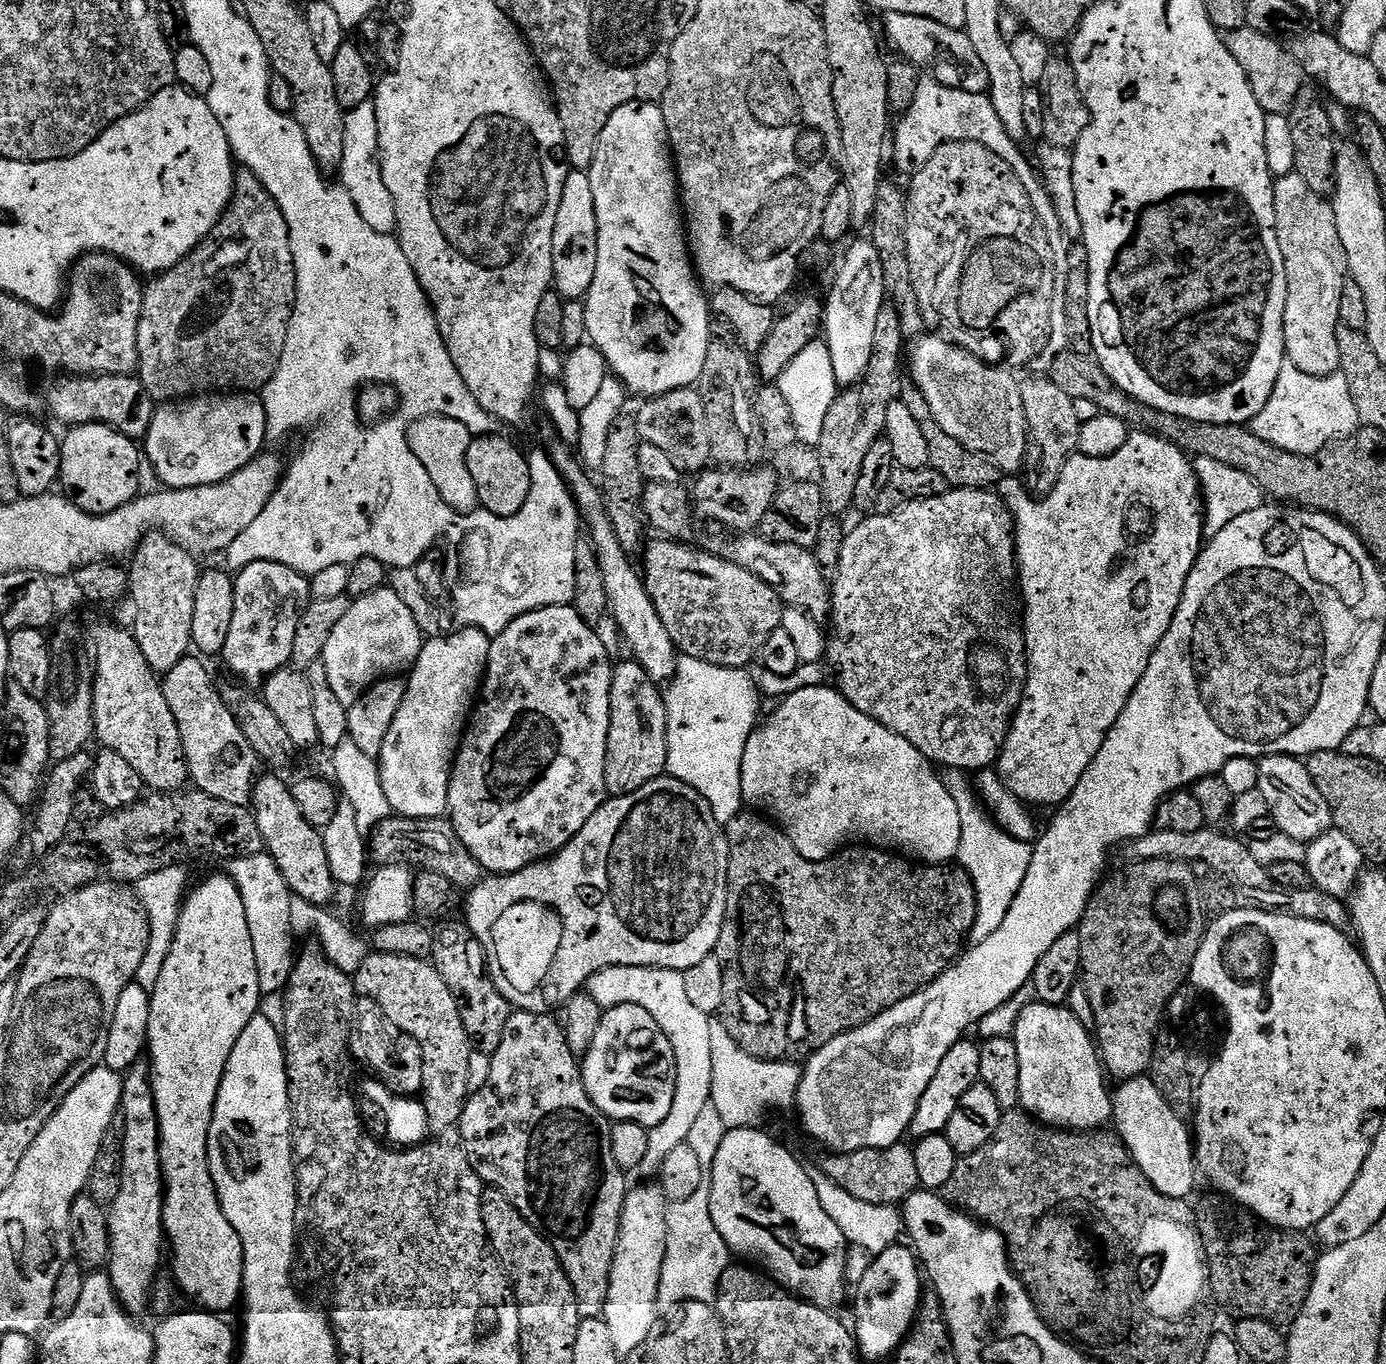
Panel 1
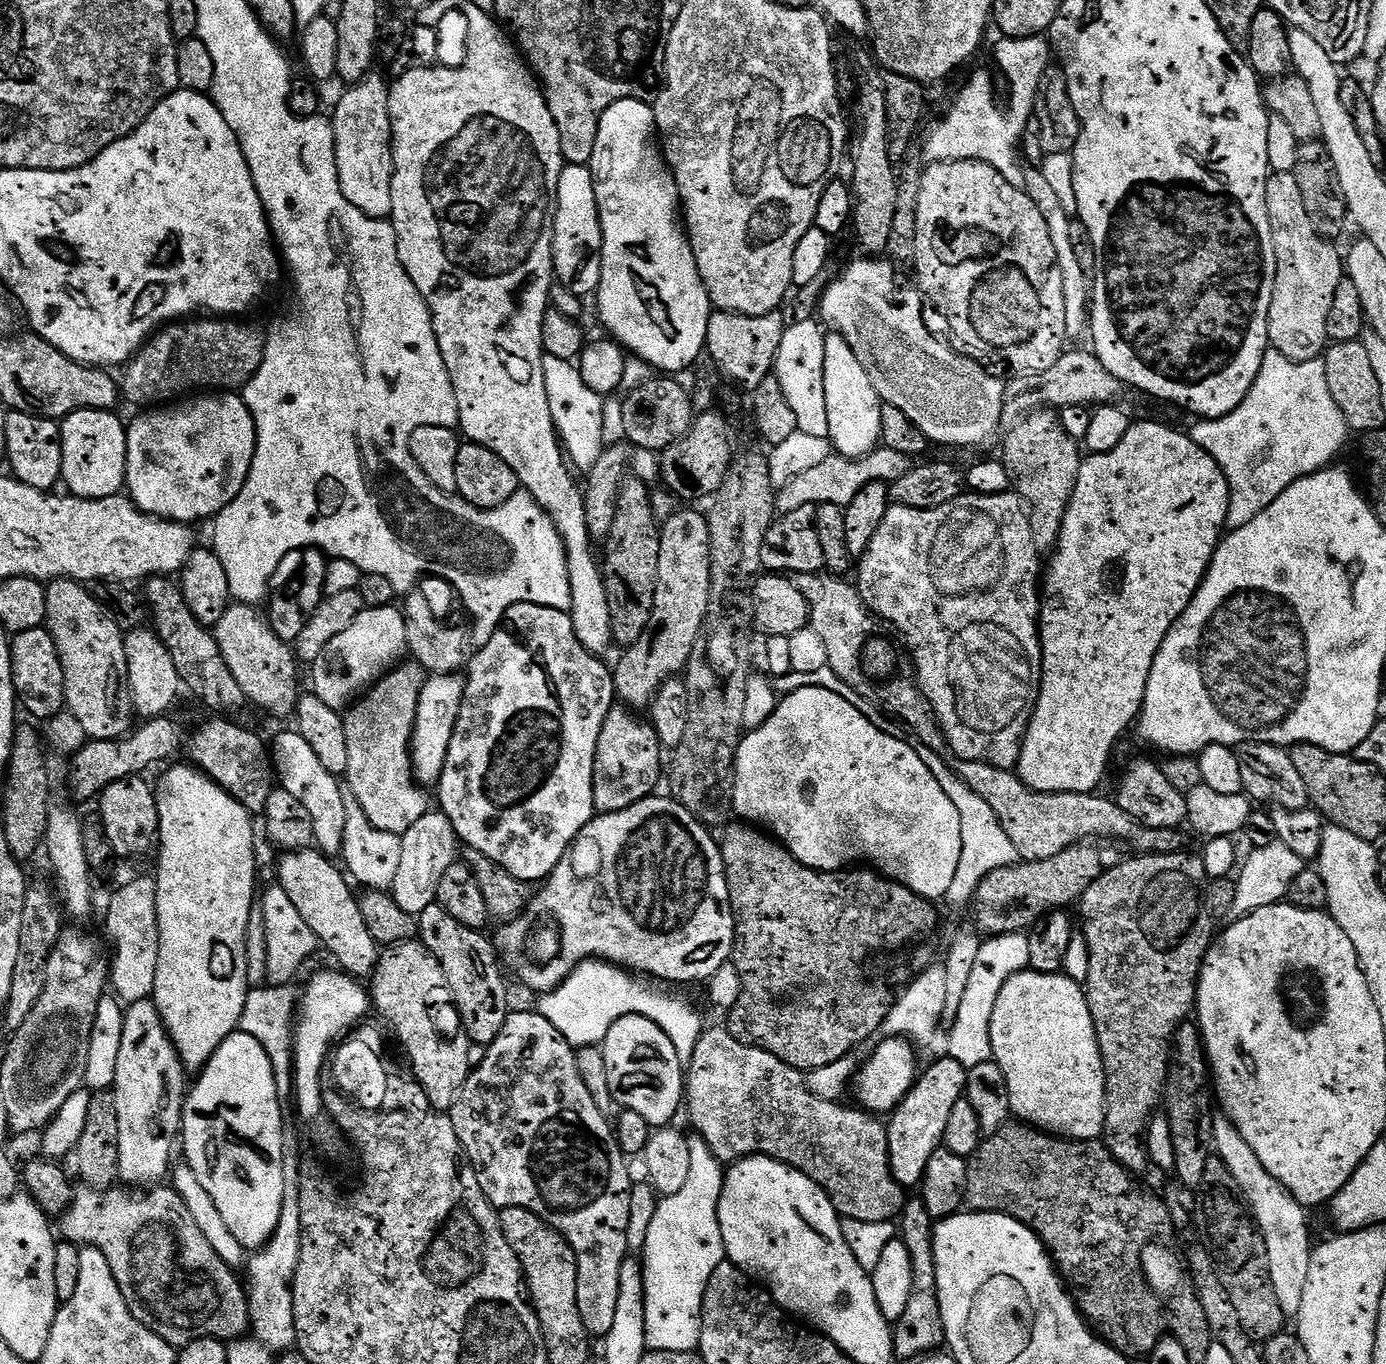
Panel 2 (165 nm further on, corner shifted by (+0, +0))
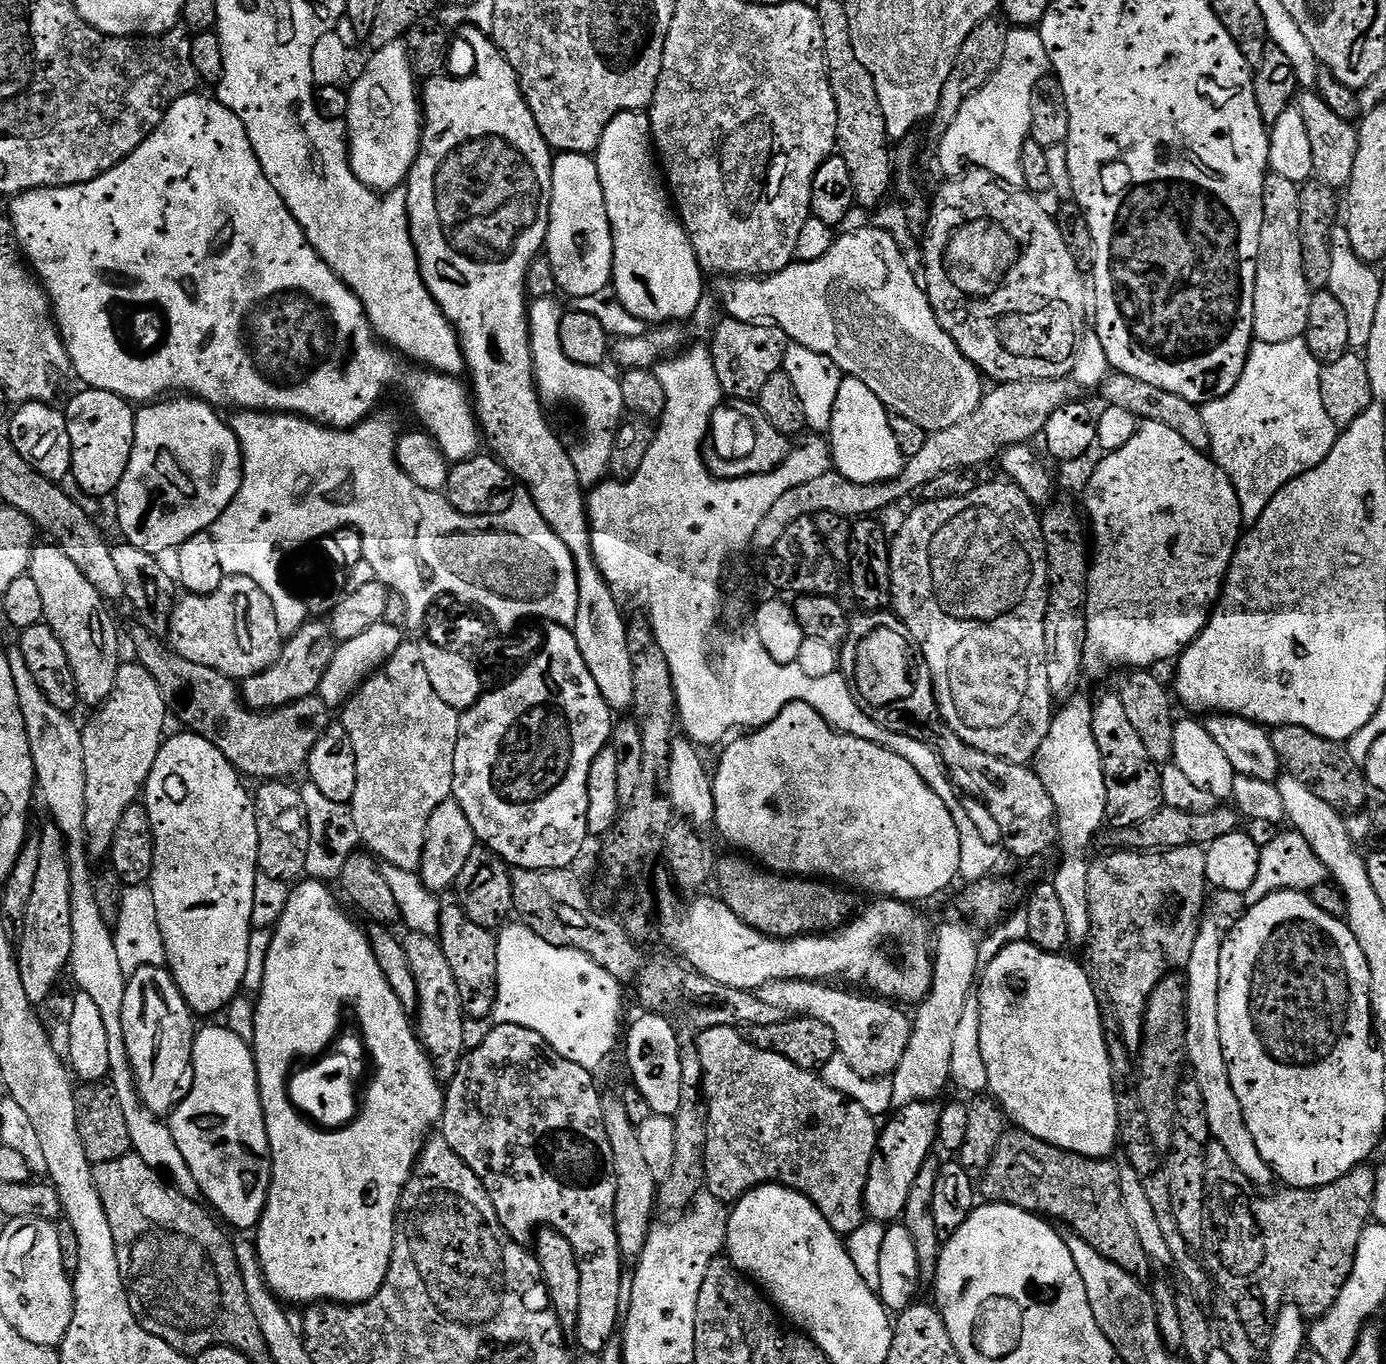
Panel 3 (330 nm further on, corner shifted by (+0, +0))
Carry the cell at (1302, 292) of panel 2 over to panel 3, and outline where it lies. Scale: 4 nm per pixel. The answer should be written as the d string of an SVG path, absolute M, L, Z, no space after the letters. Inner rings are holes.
M1265 175L1258 274L1254 282L1254 337L1262 344L1299 340L1310 322L1314 290L1308 285L1302 266L1300 189L1301 185L1281 176Z

